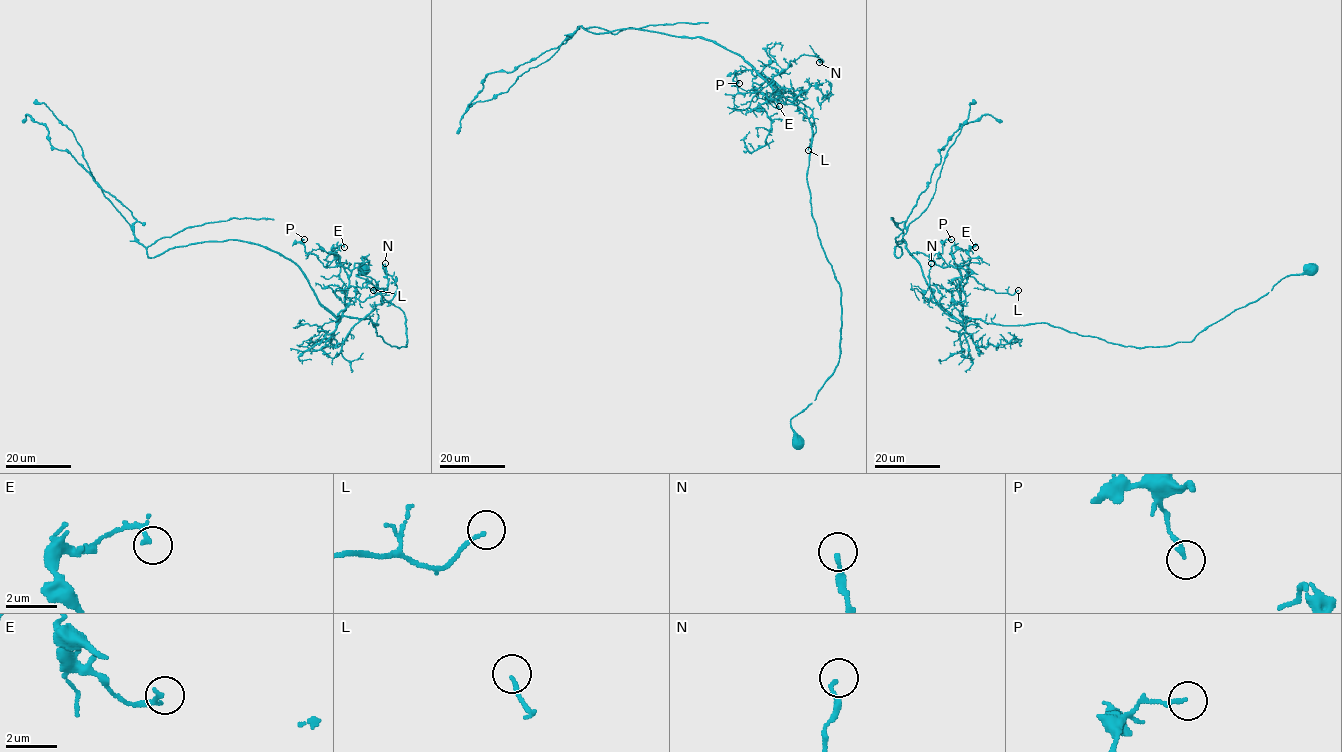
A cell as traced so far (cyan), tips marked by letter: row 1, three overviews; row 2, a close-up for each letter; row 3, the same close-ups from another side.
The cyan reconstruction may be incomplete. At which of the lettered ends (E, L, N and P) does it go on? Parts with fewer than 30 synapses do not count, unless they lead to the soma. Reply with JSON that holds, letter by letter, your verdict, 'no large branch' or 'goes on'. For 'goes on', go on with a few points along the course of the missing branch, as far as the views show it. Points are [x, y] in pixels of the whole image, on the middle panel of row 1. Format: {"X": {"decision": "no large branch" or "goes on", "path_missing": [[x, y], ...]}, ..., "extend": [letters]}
{"E": {"decision": "no large branch"}, "L": {"decision": "no large branch"}, "N": {"decision": "no large branch"}, "P": {"decision": "no large branch"}, "extend": []}

